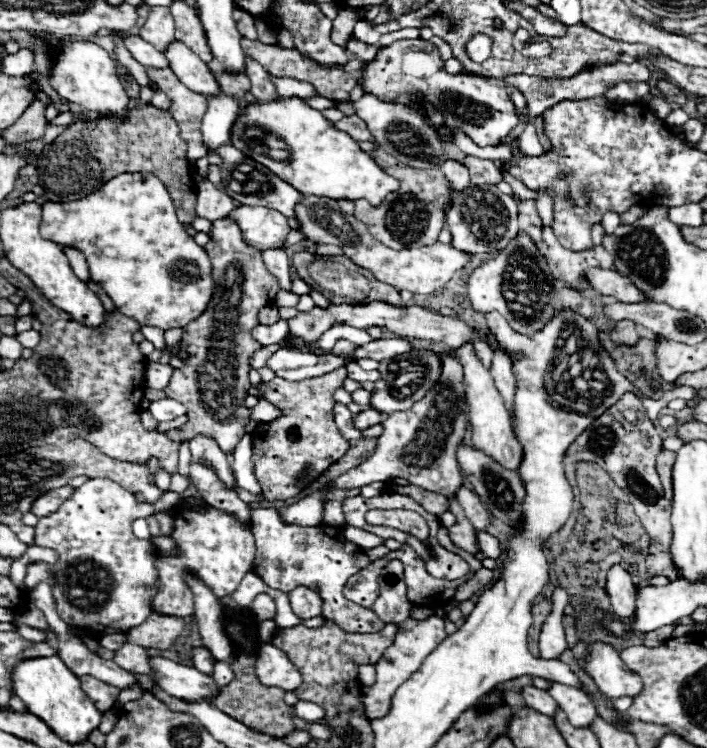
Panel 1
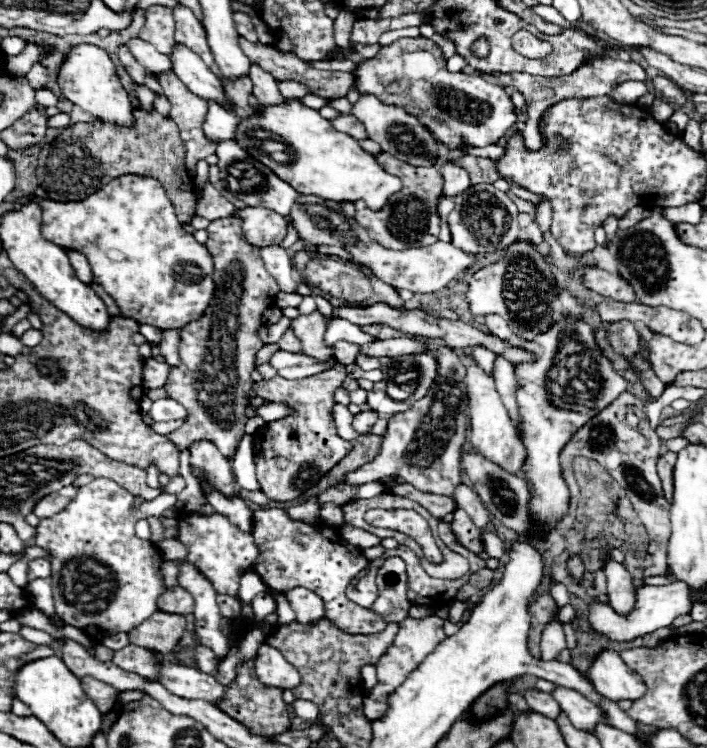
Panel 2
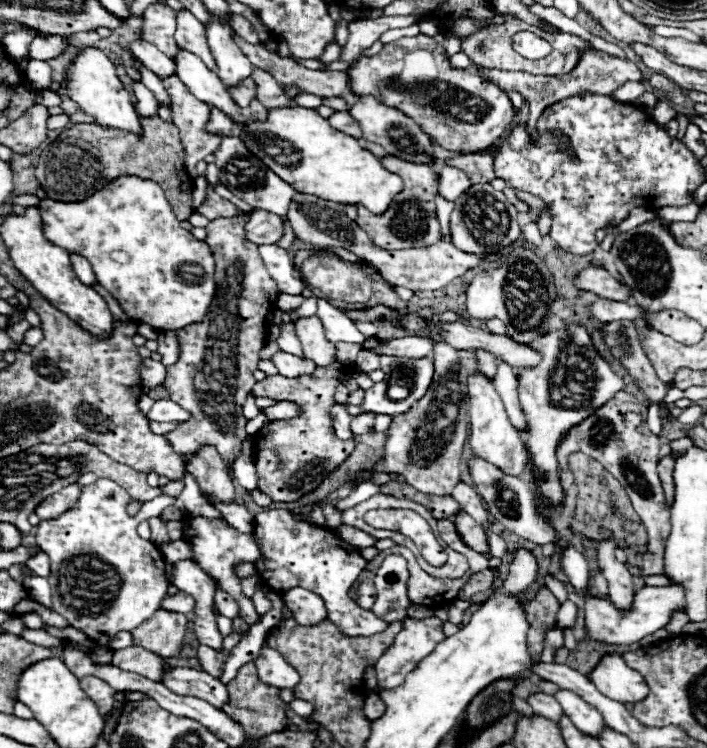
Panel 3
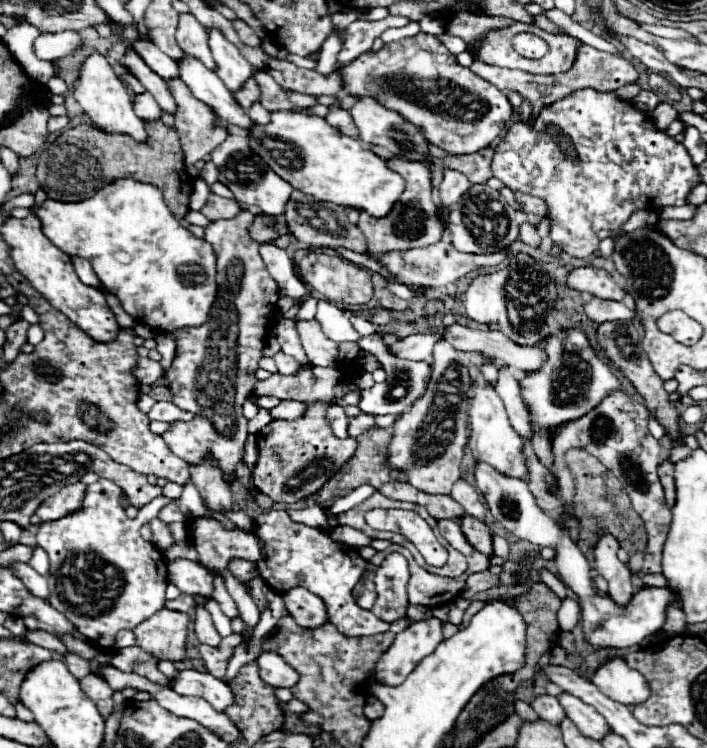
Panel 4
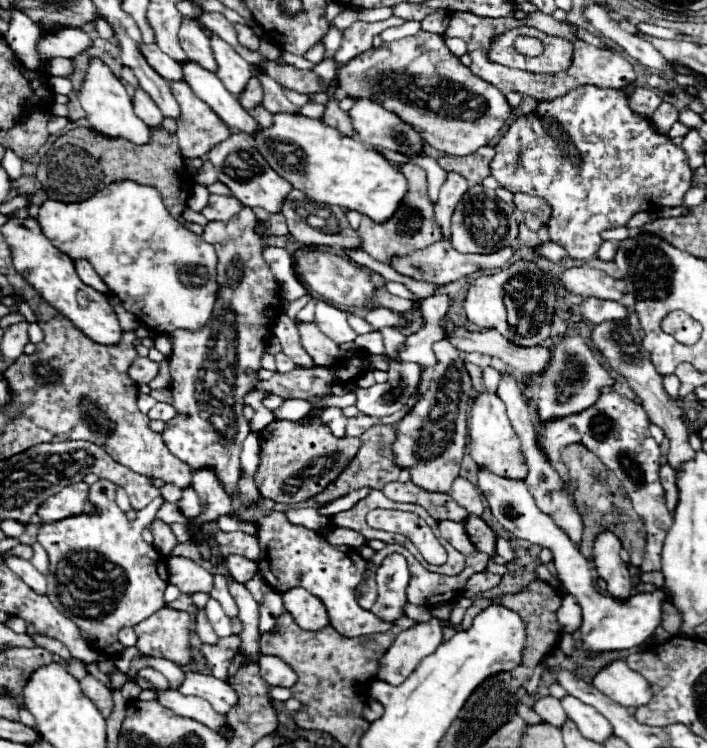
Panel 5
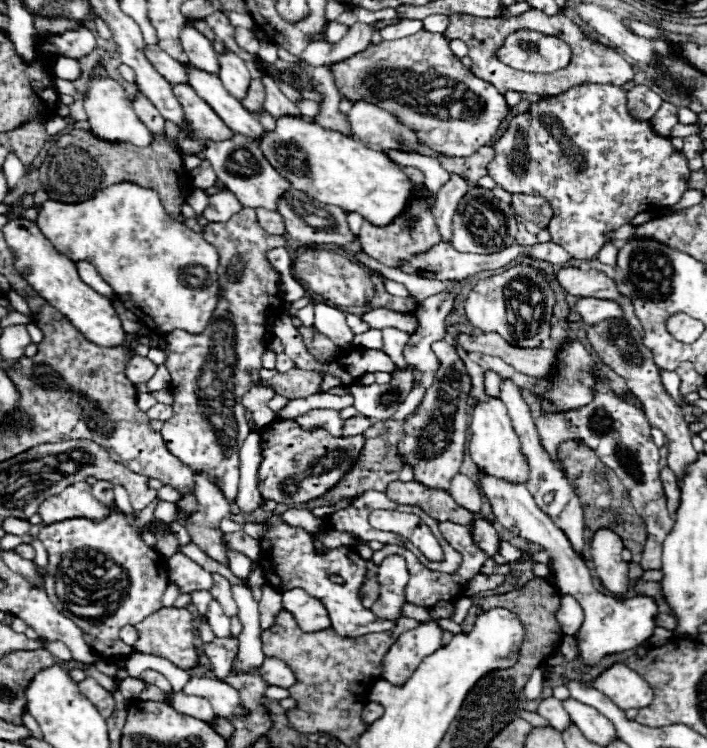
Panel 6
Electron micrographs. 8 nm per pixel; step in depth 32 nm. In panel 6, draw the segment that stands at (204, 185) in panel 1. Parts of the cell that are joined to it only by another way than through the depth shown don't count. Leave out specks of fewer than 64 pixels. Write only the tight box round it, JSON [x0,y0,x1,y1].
[204,190,242,222]

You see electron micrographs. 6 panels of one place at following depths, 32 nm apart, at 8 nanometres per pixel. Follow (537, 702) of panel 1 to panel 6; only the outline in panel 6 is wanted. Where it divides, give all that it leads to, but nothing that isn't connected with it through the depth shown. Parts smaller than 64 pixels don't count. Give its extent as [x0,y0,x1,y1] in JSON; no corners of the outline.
[536,698,572,732]

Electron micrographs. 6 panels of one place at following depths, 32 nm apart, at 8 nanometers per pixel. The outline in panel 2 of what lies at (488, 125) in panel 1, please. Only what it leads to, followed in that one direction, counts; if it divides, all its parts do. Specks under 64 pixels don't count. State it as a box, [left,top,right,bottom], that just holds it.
[352,36,516,148]

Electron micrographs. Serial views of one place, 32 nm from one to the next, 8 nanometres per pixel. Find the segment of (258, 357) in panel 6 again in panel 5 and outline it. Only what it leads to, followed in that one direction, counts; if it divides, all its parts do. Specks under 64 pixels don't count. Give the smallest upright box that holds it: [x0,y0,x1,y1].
[162,208,287,496]

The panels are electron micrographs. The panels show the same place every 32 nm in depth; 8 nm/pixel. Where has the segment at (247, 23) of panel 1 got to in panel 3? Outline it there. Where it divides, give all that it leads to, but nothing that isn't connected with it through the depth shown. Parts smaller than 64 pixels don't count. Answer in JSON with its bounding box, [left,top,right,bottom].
[232,16,260,44]

